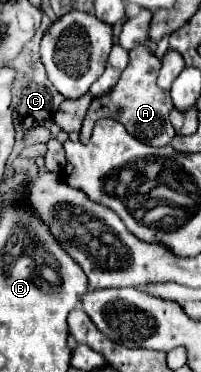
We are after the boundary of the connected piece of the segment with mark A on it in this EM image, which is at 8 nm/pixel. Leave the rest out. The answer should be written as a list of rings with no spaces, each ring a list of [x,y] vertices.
[[[148,45],[134,47],[130,51],[130,63],[124,69],[120,81],[114,85],[114,89],[110,93],[102,95],[102,97],[92,99],[92,105],[90,105],[90,109],[88,109],[88,113],[82,121],[80,141],[86,143],[90,139],[92,127],[98,119],[112,117],[112,119],[124,123],[126,131],[138,141],[142,141],[146,145],[154,145],[154,147],[168,145],[172,141],[172,137],[176,135],[174,127],[170,123],[170,111],[174,107],[172,107],[172,101],[170,101],[170,91],[160,89],[158,83],[156,83],[158,71],[160,71],[160,59],[148,49]]]

